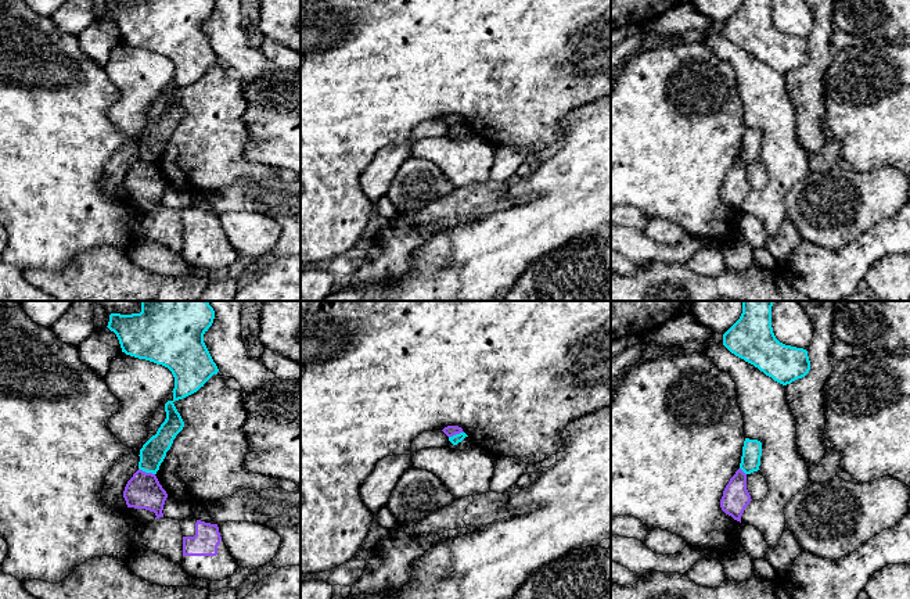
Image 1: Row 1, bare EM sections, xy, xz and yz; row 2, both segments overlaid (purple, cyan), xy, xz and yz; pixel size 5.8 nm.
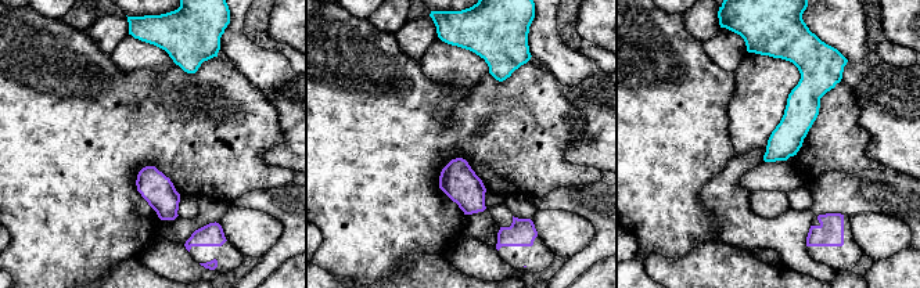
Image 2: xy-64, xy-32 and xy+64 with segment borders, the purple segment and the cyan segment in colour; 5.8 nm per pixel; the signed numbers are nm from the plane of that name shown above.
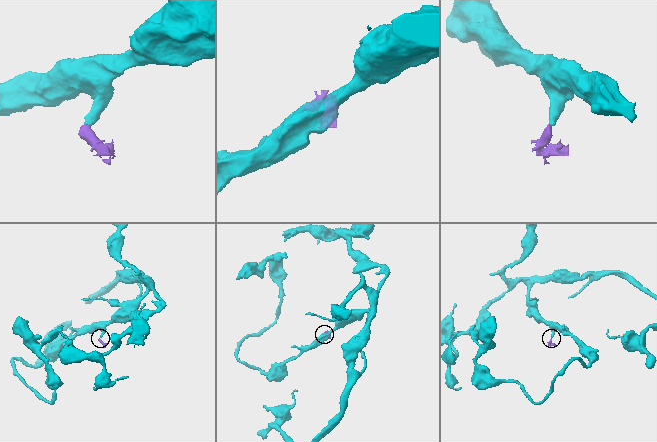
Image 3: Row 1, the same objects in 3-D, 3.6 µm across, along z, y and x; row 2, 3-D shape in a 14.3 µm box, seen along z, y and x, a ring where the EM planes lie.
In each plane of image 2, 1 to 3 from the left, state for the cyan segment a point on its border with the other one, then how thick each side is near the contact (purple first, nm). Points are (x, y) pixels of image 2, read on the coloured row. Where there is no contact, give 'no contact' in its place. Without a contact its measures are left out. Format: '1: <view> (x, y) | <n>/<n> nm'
1: no contact
2: no contact
3: no contact

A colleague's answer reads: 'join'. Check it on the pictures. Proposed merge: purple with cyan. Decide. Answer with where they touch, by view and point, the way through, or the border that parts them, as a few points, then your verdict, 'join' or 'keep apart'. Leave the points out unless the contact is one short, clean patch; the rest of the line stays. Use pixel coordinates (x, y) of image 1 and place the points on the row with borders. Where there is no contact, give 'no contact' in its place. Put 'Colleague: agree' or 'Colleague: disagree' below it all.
contact xy (147, 473); border xy (139, 467), (154, 474); keep apart
Colleague: disagree

